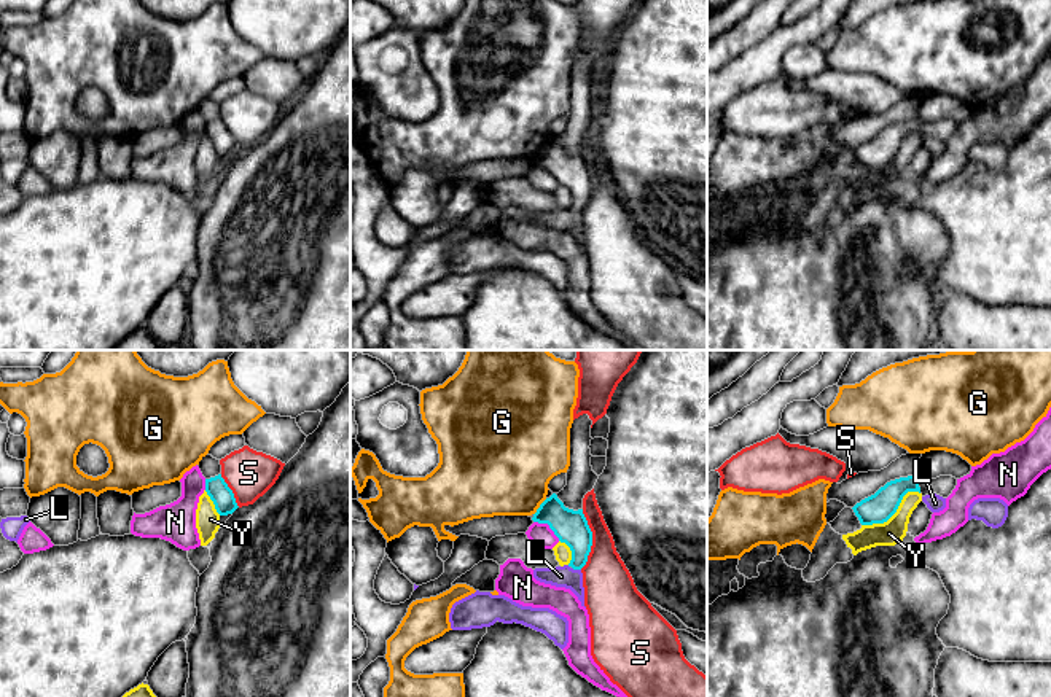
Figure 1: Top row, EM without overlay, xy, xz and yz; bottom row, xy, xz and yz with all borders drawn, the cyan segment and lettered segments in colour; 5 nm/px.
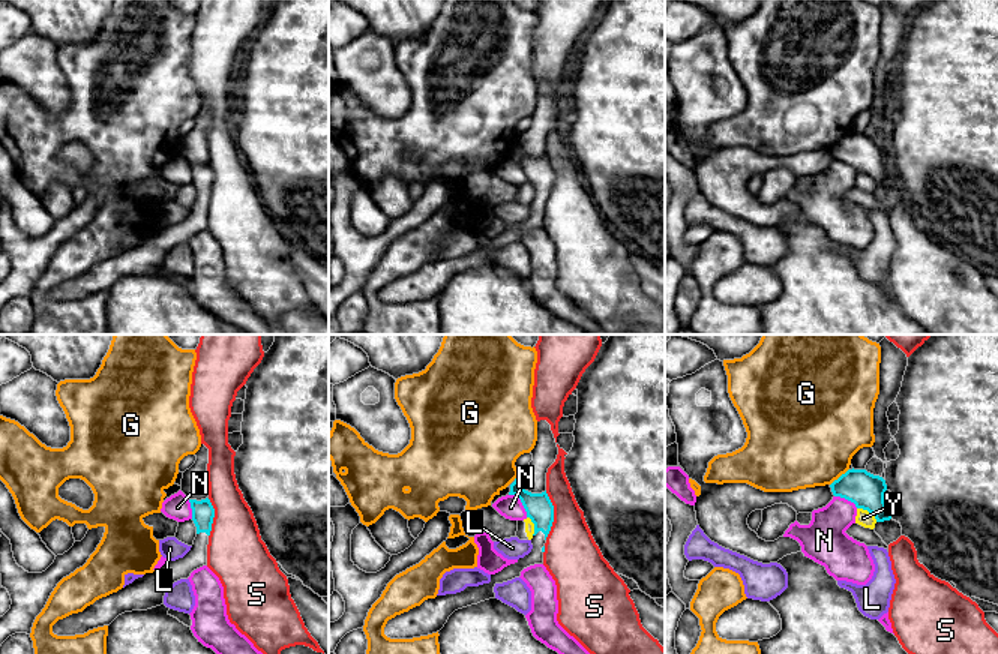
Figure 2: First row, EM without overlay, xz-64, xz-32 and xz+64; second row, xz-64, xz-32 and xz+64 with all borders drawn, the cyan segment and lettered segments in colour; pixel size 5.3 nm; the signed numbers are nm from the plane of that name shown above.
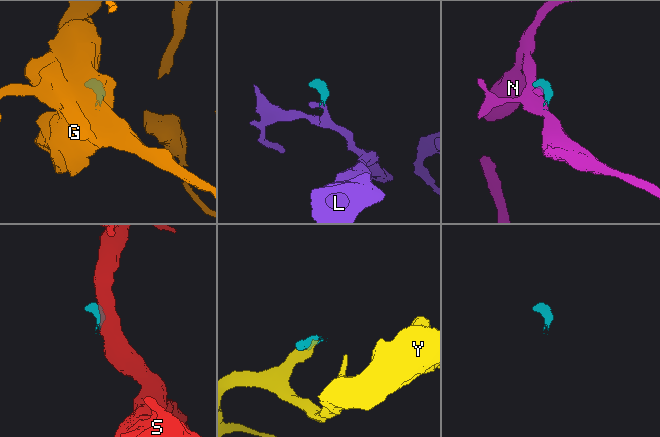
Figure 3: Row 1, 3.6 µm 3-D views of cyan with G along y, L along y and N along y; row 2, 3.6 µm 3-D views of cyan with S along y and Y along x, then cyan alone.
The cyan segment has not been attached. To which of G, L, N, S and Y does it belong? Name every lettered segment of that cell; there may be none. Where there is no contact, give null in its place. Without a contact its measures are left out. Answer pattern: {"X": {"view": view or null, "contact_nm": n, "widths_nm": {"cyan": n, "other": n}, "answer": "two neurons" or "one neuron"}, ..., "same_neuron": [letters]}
{"G": {"view": "xz", "contact_nm": 110, "widths_nm": {"cyan": 170, "other": 440}, "answer": "two neurons"}, "L": {"view": "xz", "contact_nm": 50, "widths_nm": {"cyan": 170, "other": 110}, "answer": "two neurons"}, "N": {"view": "xz", "contact_nm": 170, "widths_nm": {"cyan": 170, "other": 110}, "answer": "two neurons"}, "S": {"view": "xz", "contact_nm": 300, "widths_nm": {"cyan": 170, "other": 260}, "answer": "two neurons"}, "Y": {"view": "yz", "contact_nm": 340, "widths_nm": {"cyan": 150, "other": 130}, "answer": "two neurons"}, "same_neuron": []}

